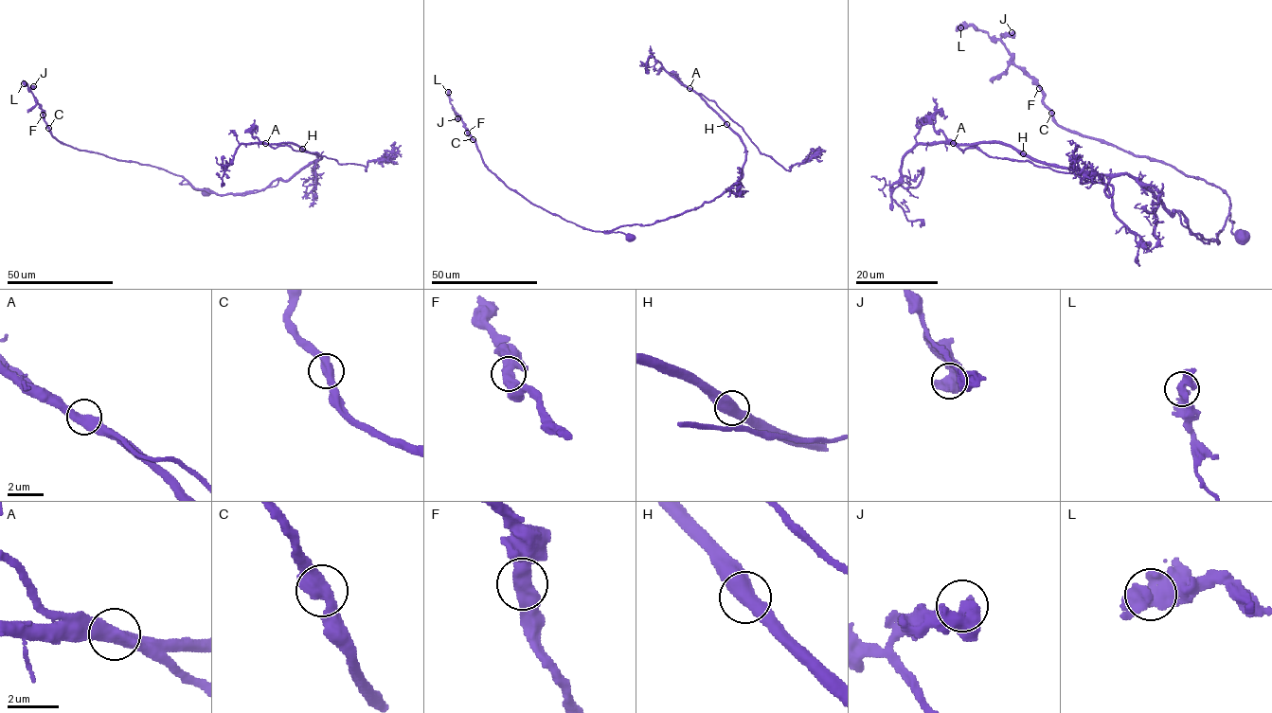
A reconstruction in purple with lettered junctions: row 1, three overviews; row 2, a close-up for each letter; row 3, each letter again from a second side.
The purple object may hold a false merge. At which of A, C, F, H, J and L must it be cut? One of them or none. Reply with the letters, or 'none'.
A

